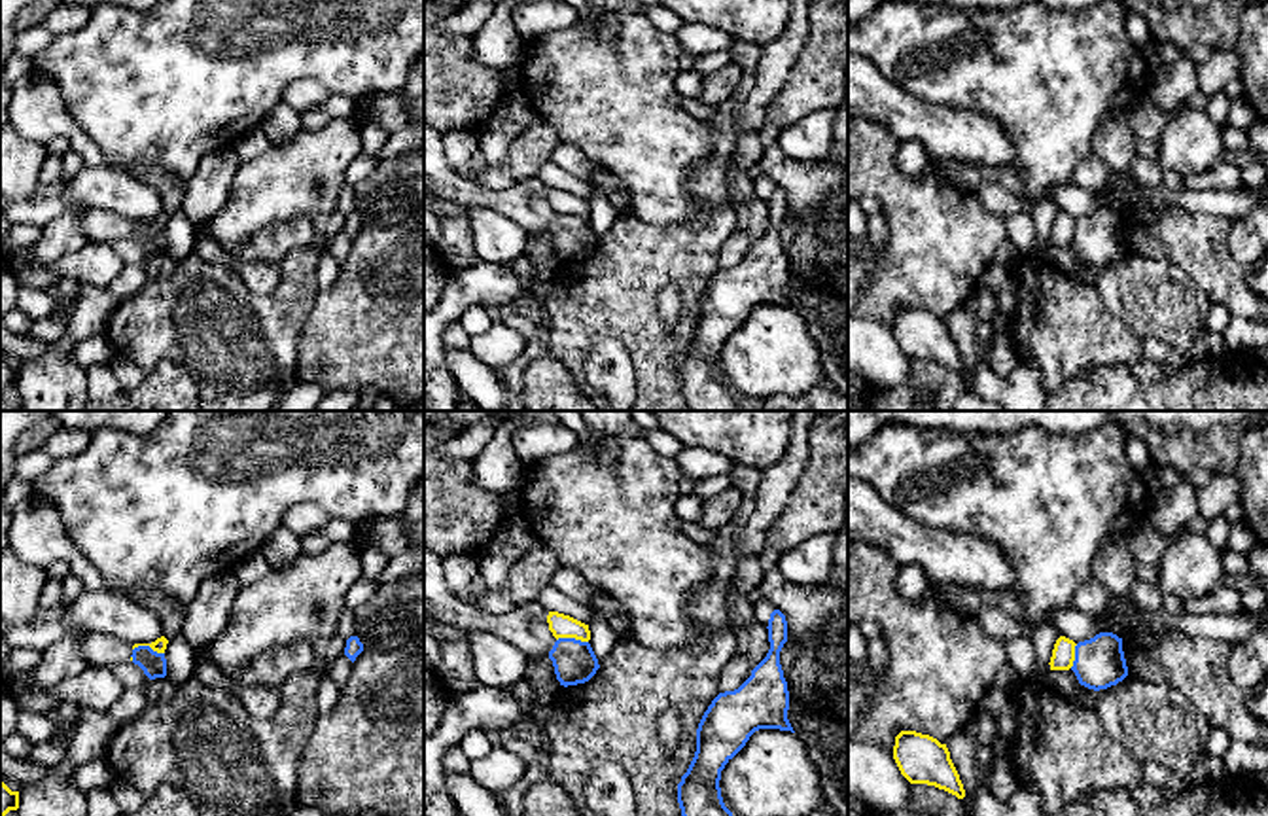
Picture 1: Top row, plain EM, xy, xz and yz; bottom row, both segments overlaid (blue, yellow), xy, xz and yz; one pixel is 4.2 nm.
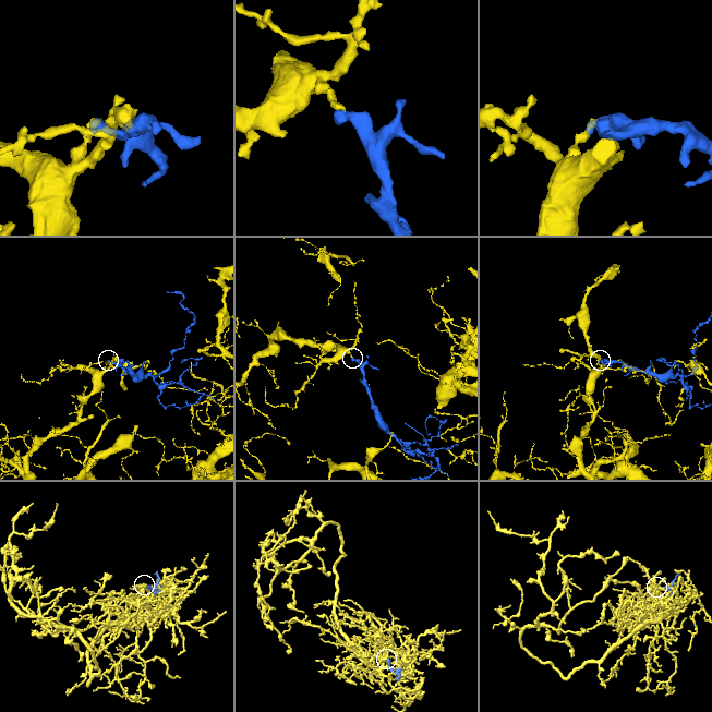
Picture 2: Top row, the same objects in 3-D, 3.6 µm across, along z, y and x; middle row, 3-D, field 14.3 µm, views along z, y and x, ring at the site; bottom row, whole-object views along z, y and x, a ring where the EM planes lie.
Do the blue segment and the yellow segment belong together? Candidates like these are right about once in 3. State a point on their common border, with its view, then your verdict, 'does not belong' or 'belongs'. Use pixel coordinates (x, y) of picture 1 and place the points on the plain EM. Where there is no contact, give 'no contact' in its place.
meets blue in xy at (148, 222); does not belong

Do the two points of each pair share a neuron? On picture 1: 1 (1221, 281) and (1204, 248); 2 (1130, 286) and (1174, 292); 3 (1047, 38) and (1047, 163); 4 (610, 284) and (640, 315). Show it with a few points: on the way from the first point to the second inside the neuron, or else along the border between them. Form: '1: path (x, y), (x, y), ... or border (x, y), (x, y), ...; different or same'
1: path (1217, 273), (1204, 256); same
2: path (1142, 292), (1162, 292); same
3: path (1047, 69), (1049, 133); same
4: path (617, 292), (633, 307); same

